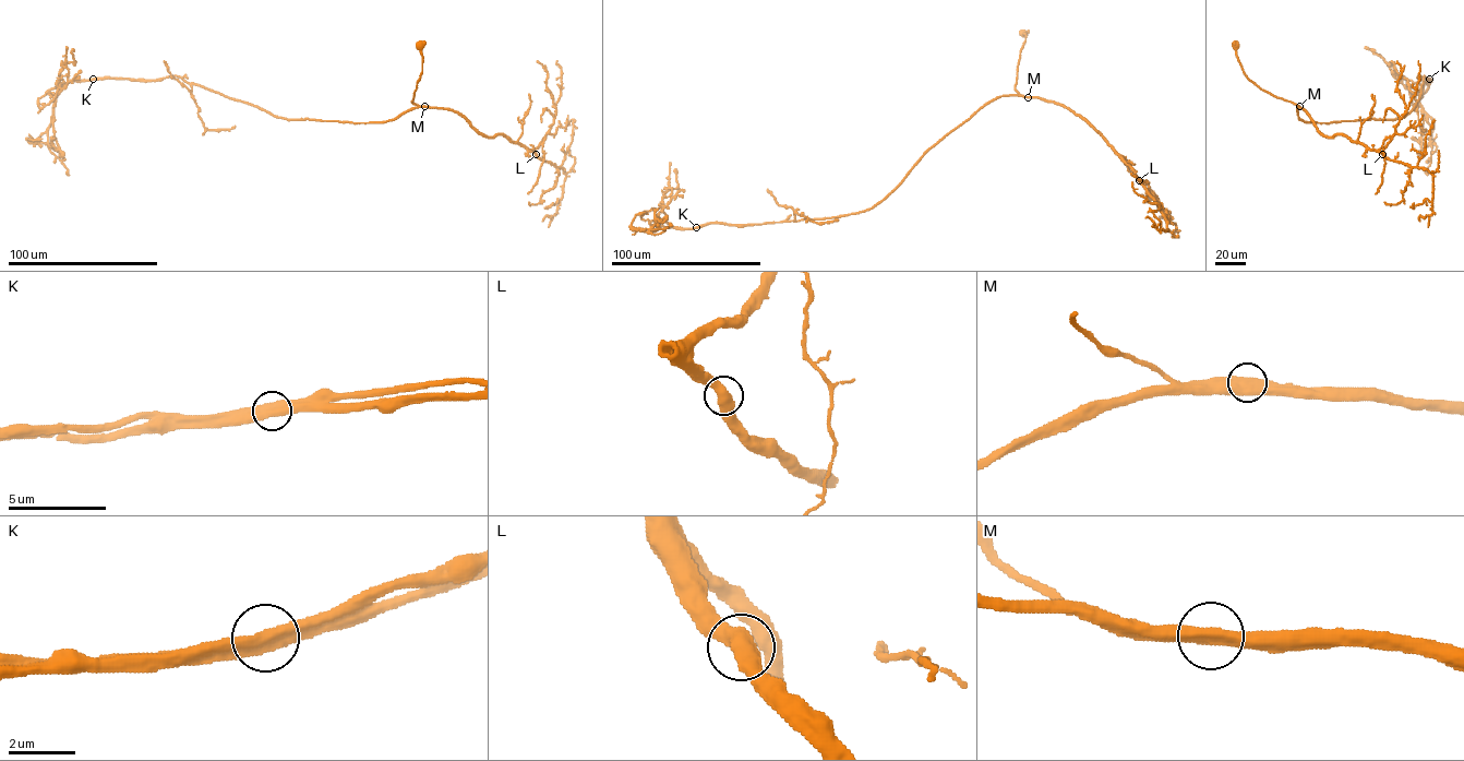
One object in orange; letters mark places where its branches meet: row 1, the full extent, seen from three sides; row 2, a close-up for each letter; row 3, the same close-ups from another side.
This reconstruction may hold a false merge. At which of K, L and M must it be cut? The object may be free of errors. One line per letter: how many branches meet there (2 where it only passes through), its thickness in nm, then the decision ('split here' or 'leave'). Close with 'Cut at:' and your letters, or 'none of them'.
K: branches 2; calibre 500 nm; split here
L: branches 2; calibre 500 nm; leave
M: branches 2; calibre 500 nm; leave
Cut at: K

